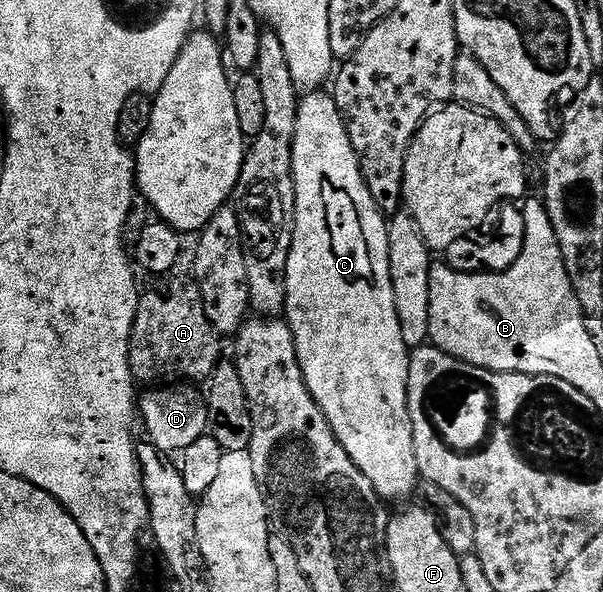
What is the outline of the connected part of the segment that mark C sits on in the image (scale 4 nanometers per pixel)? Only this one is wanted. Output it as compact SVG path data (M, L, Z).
M315 89L303 94L298 101L298 120L296 135L292 141L292 173L294 174L294 240L288 253L288 269L286 270L286 306L284 318L290 324L294 334L296 353L300 361L302 376L310 396L324 413L332 433L340 441L340 445L348 453L348 457L372 481L374 491L383 500L406 499L415 494L420 483L418 462L416 461L416 445L412 437L412 417L408 409L406 386L410 372L411 348L404 345L404 337L400 333L400 317L396 317L396 301L392 293L392 277L390 276L390 258L388 257L388 219L382 210L372 201L372 193L368 193L368 185L362 176L358 164L358 155L354 151L352 141L346 132L340 109L336 105L333 94L325 90Z

